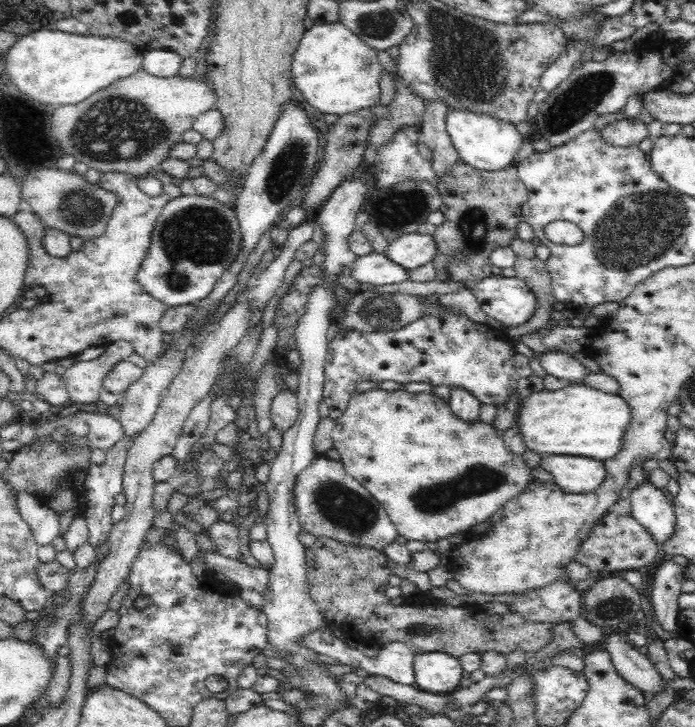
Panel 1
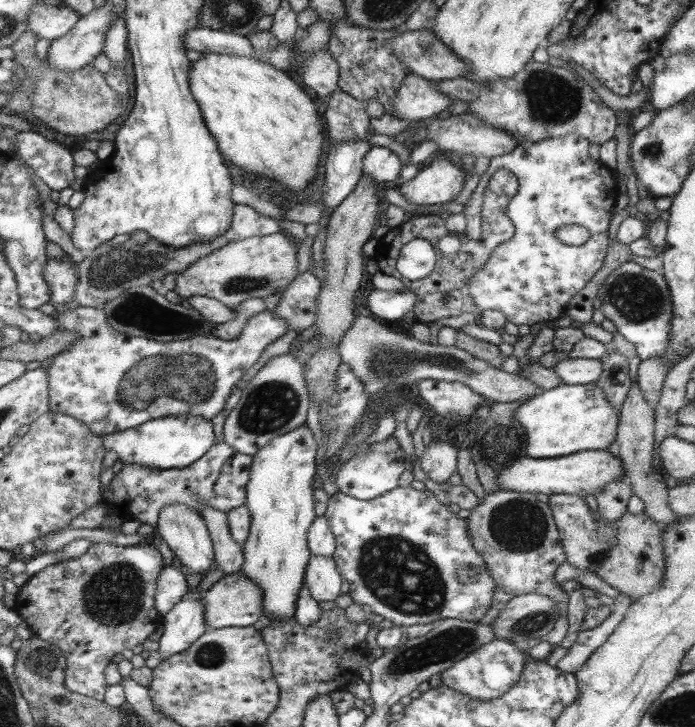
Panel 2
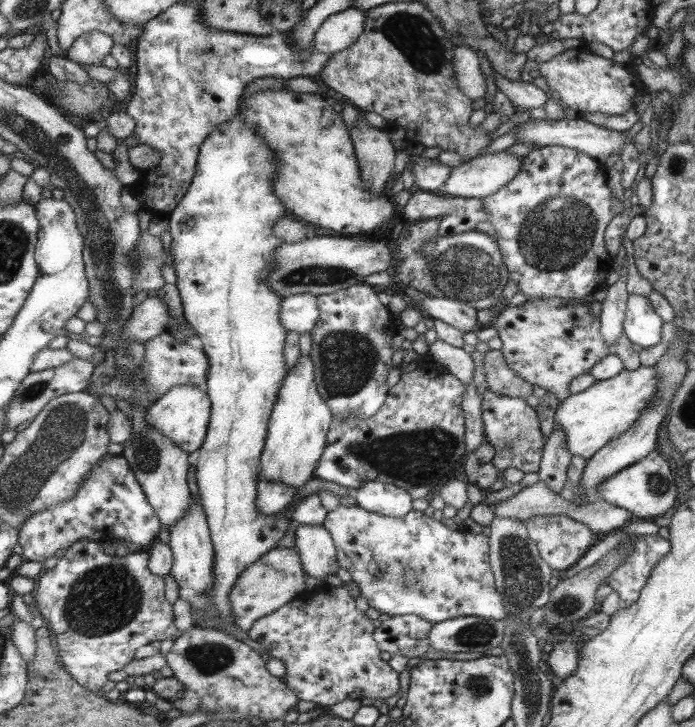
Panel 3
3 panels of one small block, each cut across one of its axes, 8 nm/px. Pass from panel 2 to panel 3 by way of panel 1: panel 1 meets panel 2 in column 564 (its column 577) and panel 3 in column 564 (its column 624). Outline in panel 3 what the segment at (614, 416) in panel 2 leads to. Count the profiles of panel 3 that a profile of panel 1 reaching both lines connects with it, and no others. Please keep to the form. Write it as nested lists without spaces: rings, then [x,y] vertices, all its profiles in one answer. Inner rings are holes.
[[[639,365],[631,370],[624,368],[613,378],[595,381],[583,392],[571,394],[563,402],[559,402],[554,414],[554,424],[566,432],[567,450],[572,456],[582,456],[587,460],[599,448],[630,430],[658,394],[658,384],[660,380],[656,368]]]

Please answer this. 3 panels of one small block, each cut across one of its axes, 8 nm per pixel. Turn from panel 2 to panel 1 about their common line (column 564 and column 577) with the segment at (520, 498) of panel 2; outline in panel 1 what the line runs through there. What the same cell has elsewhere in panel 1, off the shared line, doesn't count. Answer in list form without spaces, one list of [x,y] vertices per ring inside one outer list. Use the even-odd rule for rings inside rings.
[[[608,511],[589,530],[589,536],[581,542],[574,560],[600,574],[615,574],[628,570],[637,570],[656,561],[662,556],[659,545],[648,531],[631,515],[620,516]],[[556,581],[553,584],[546,585],[544,588],[530,589],[524,594],[512,593],[511,595],[492,596],[490,602],[510,604],[512,612],[532,623],[549,623],[552,625],[568,623],[573,628],[574,635],[582,642],[601,644],[604,637],[598,635],[598,631],[593,629],[587,621],[581,619],[580,608],[582,608],[582,603],[578,600],[580,597],[581,595],[575,592],[575,586],[564,581]]]

